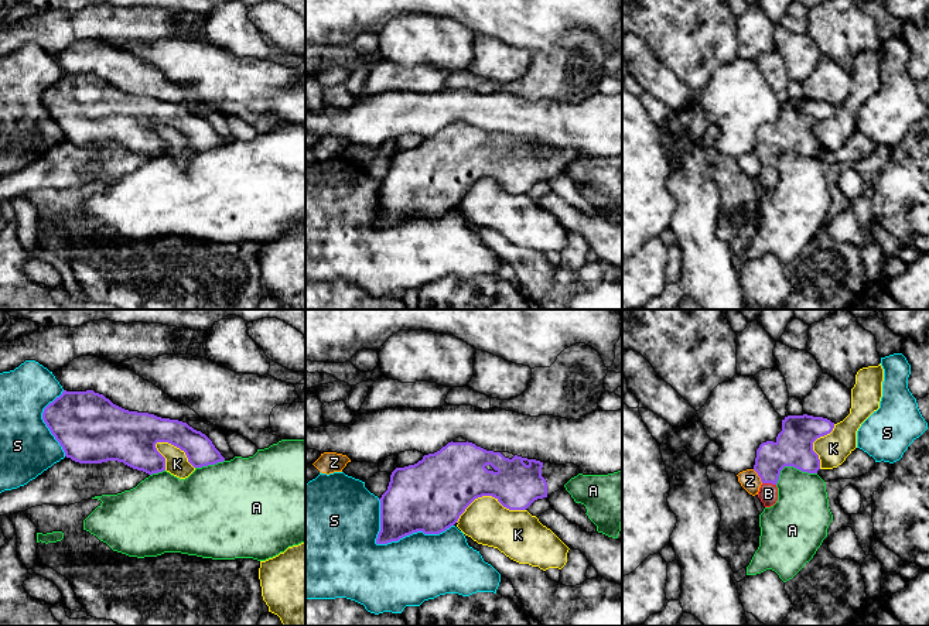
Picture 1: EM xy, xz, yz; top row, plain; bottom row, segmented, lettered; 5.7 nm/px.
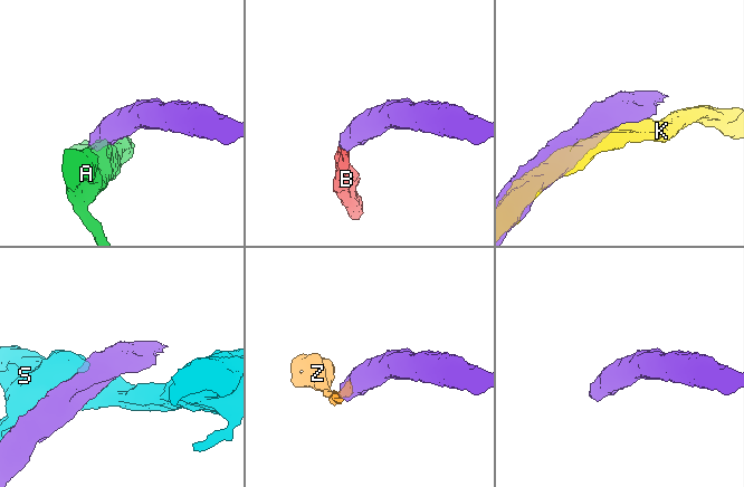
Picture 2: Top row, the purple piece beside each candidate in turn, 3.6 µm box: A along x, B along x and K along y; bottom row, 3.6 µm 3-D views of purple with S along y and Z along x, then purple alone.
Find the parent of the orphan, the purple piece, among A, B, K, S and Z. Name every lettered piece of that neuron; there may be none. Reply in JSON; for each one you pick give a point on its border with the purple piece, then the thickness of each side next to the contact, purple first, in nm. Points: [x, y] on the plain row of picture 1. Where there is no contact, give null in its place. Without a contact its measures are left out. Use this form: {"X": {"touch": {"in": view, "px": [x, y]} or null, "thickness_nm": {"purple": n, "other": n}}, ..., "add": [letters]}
{"B": {"touch": {"in": "yz", "px": [769, 166]}, "thickness_nm": {"purple": 220, "other": 110}}, "add": ["B"]}

